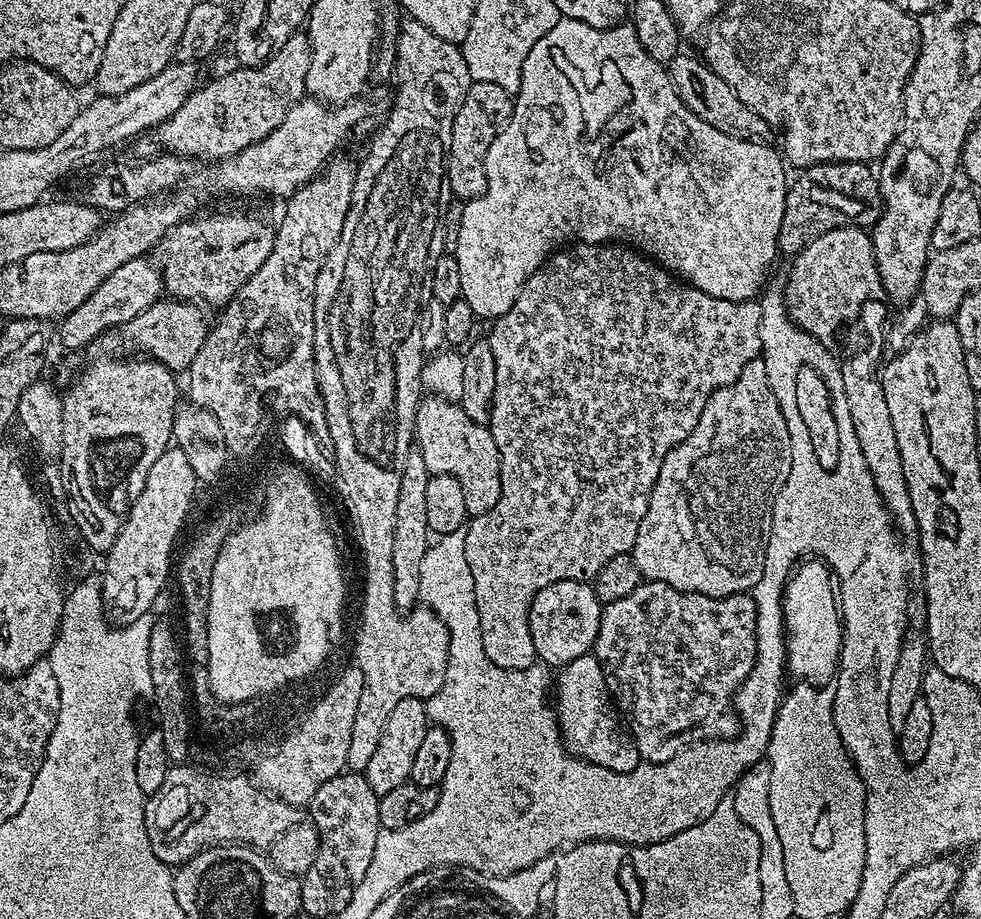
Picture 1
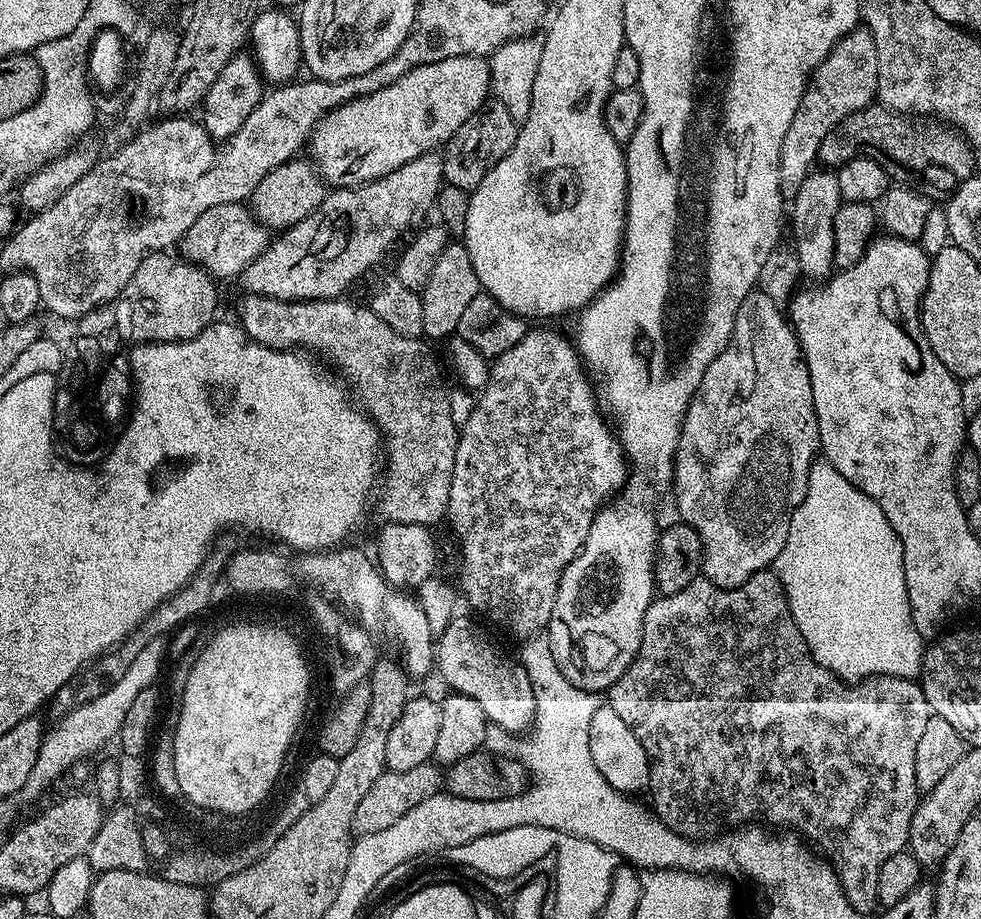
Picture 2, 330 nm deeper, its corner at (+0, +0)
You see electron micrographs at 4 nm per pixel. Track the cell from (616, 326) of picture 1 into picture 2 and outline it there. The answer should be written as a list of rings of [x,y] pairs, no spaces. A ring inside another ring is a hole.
[[[536,328],[533,332],[532,329],[525,331],[522,342],[518,342],[518,346],[506,350],[506,354],[495,357],[488,374],[488,383],[484,385],[478,399],[473,403],[470,418],[459,429],[456,442],[454,474],[450,486],[446,520],[447,523],[452,523],[452,532],[456,535],[457,542],[460,543],[460,584],[458,583],[458,588],[463,599],[464,596],[468,599],[469,606],[473,608],[471,611],[477,617],[485,616],[490,623],[497,624],[502,631],[517,636],[517,641],[520,642],[543,633],[550,622],[550,614],[554,610],[554,598],[558,594],[560,579],[566,566],[570,566],[570,562],[582,550],[586,542],[586,534],[590,532],[592,519],[596,517],[596,513],[623,489],[629,471],[630,465],[625,457],[624,449],[620,447],[615,431],[598,407],[598,396],[594,391],[593,381],[573,341],[569,337],[567,340],[560,332],[551,332],[548,328]]]

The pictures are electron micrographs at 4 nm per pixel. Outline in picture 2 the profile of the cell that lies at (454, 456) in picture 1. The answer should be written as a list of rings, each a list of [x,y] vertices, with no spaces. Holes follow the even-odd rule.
[[[269,296],[243,297],[239,323],[244,333],[259,344],[271,348],[321,352],[334,367],[356,387],[359,403],[380,429],[382,452],[388,455],[388,469],[384,472],[384,493],[380,496],[380,512],[390,524],[422,524],[433,526],[448,514],[448,499],[454,474],[454,454],[458,426],[450,414],[449,389],[444,388],[440,368],[423,339],[395,333],[379,320],[371,307],[355,304],[349,298],[334,300],[275,300]]]

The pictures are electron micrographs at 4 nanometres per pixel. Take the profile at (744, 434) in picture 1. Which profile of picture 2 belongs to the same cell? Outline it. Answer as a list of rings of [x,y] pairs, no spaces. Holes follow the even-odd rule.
[[[754,290],[738,306],[738,314],[734,322],[732,337],[727,346],[710,362],[706,374],[702,374],[702,382],[693,394],[690,406],[684,415],[684,425],[680,428],[680,441],[676,447],[676,471],[674,473],[674,493],[676,492],[676,508],[680,511],[679,519],[690,525],[702,538],[704,547],[704,562],[702,565],[703,579],[720,588],[737,588],[745,584],[754,574],[771,569],[776,563],[782,546],[786,546],[786,534],[790,530],[792,515],[797,506],[806,498],[806,486],[810,478],[812,461],[818,452],[820,435],[818,422],[814,410],[814,394],[810,390],[810,374],[800,352],[800,344],[792,332],[791,323],[782,311],[781,305],[776,303],[770,294],[763,290]]]

